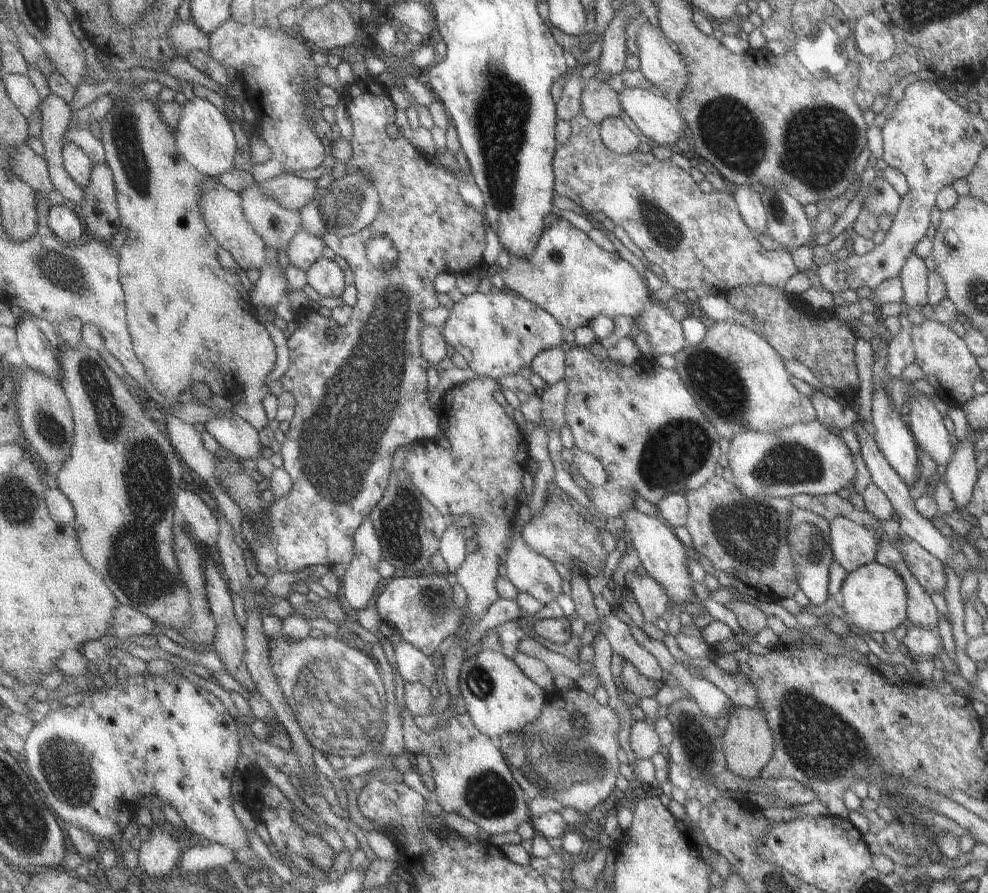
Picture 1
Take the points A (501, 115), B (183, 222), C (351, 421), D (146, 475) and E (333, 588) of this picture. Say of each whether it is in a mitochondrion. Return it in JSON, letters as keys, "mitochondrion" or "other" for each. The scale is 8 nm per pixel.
{"A":"mitochondrion","B":"other","C":"mitochondrion","D":"mitochondrion","E":"other"}

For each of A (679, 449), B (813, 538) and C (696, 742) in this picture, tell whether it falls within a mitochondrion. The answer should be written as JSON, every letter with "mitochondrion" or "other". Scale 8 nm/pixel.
{"A":"mitochondrion","B":"mitochondrion","C":"mitochondrion"}

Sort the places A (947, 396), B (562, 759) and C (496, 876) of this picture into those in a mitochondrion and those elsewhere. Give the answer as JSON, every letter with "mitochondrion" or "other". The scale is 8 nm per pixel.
{"A":"other","B":"mitochondrion","C":"other"}

